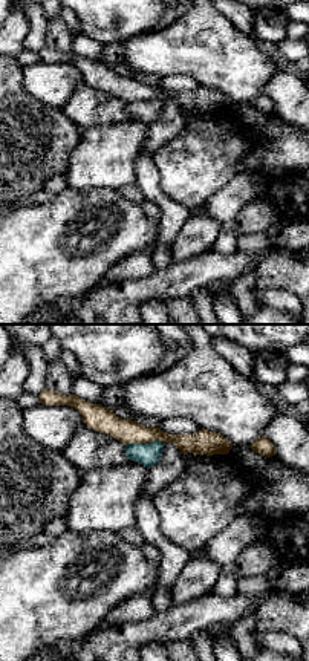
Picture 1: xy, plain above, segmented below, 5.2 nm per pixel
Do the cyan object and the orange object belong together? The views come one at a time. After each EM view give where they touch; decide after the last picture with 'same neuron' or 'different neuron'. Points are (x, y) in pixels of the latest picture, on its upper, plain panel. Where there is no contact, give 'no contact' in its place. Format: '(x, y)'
(143, 101)

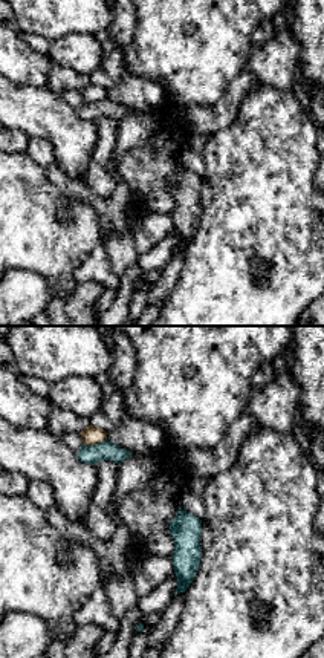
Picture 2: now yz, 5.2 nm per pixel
(97, 101)

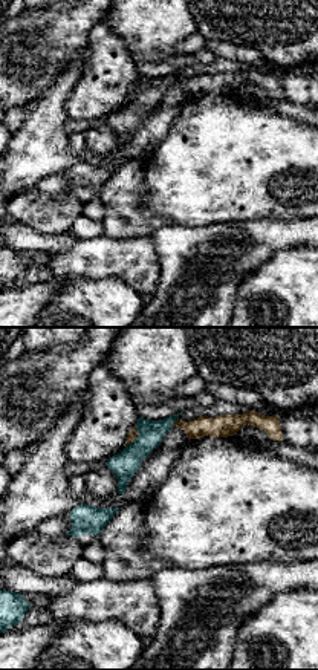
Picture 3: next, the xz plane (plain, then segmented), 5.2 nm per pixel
(173, 80)

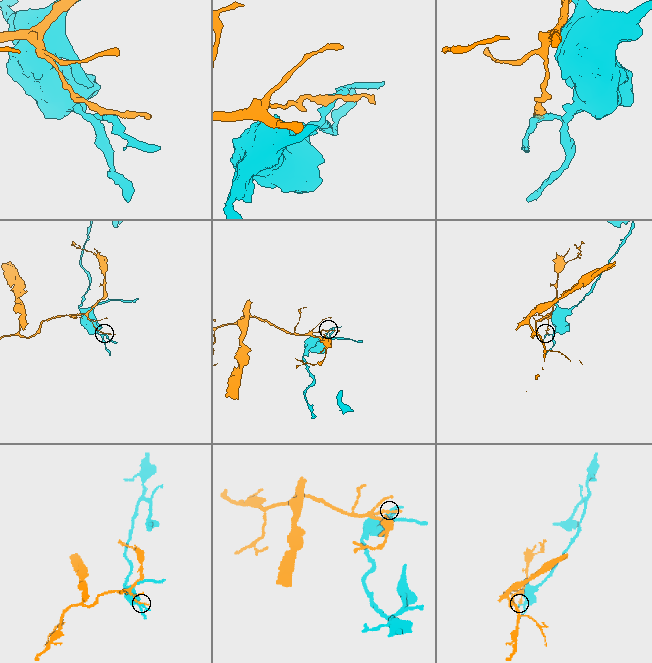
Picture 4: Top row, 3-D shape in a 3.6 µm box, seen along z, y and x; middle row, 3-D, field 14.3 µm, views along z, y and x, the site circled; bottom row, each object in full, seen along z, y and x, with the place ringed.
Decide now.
different neuron

